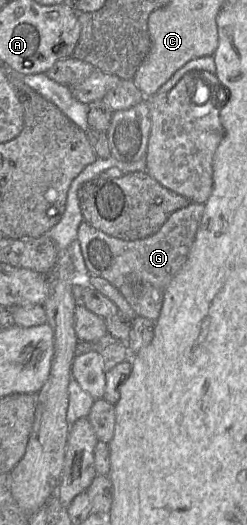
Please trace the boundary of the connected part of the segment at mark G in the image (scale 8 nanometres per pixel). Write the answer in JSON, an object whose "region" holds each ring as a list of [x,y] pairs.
{"region":[[[191,202],[172,213],[154,235],[132,241],[110,236],[84,220],[77,235],[90,275],[106,279],[117,289],[126,282],[140,280],[165,289],[187,261],[204,210],[205,204]]]}

